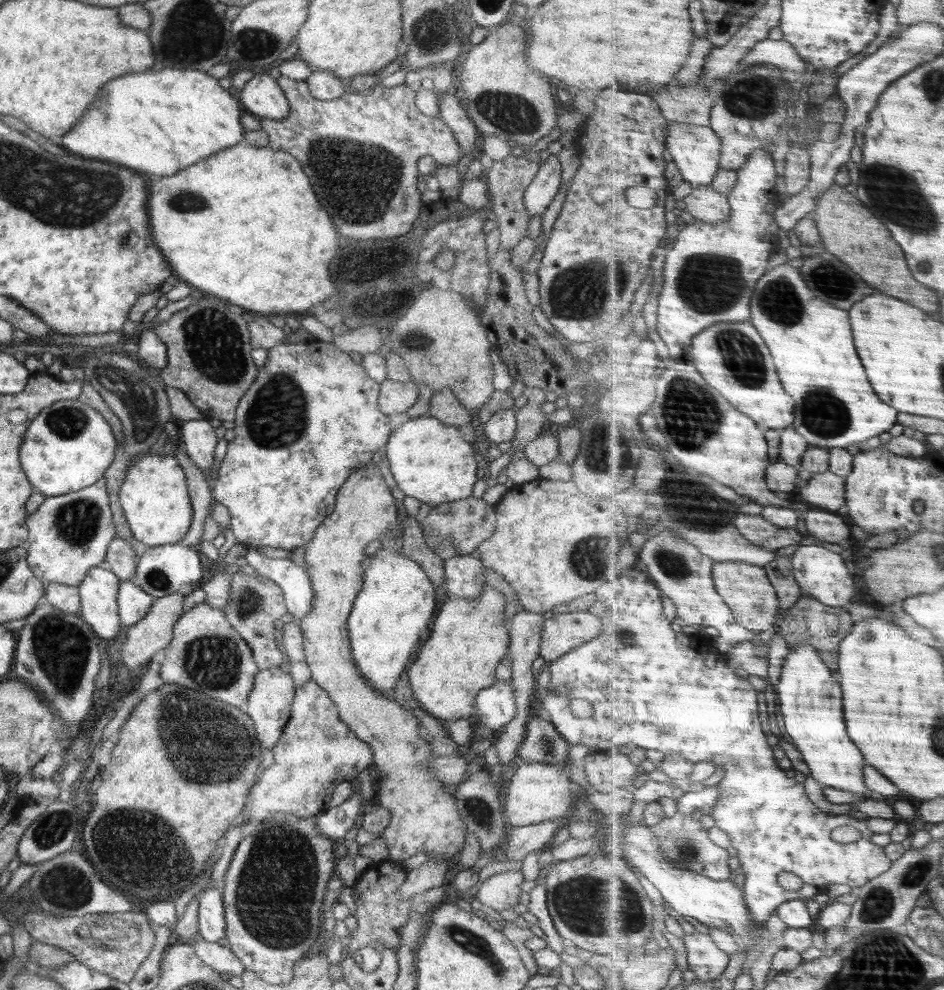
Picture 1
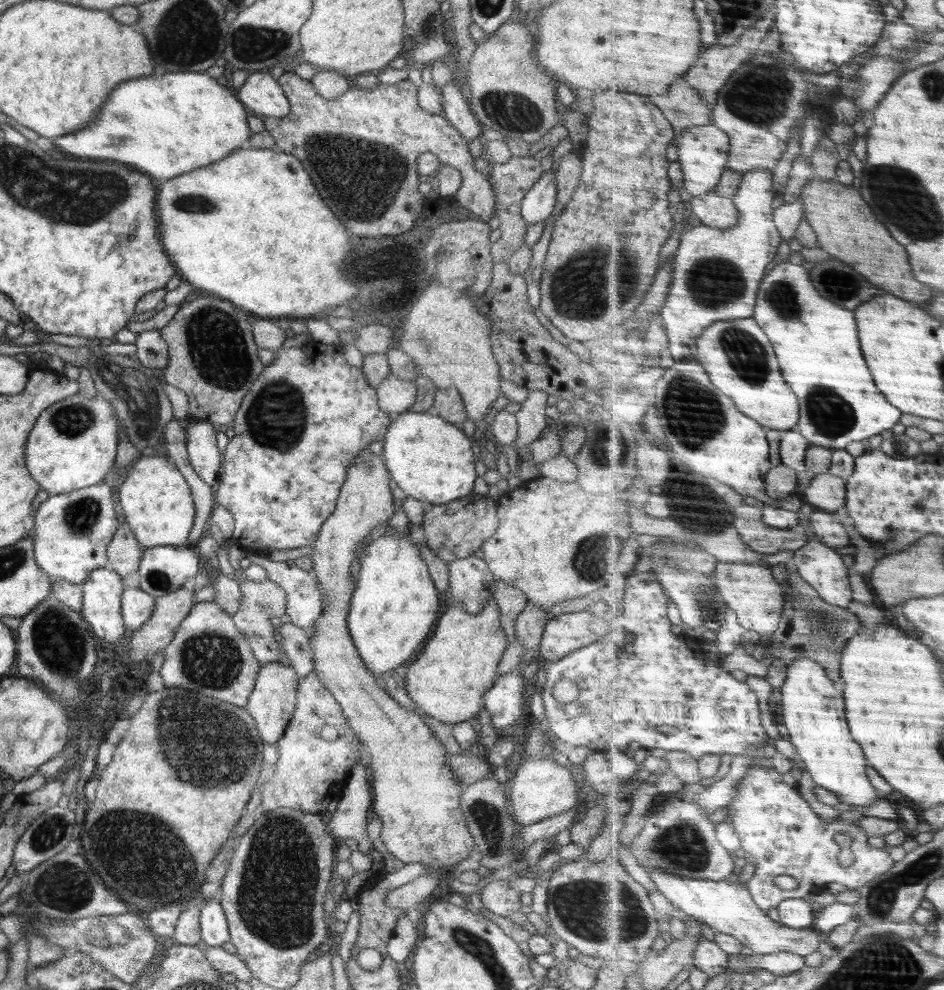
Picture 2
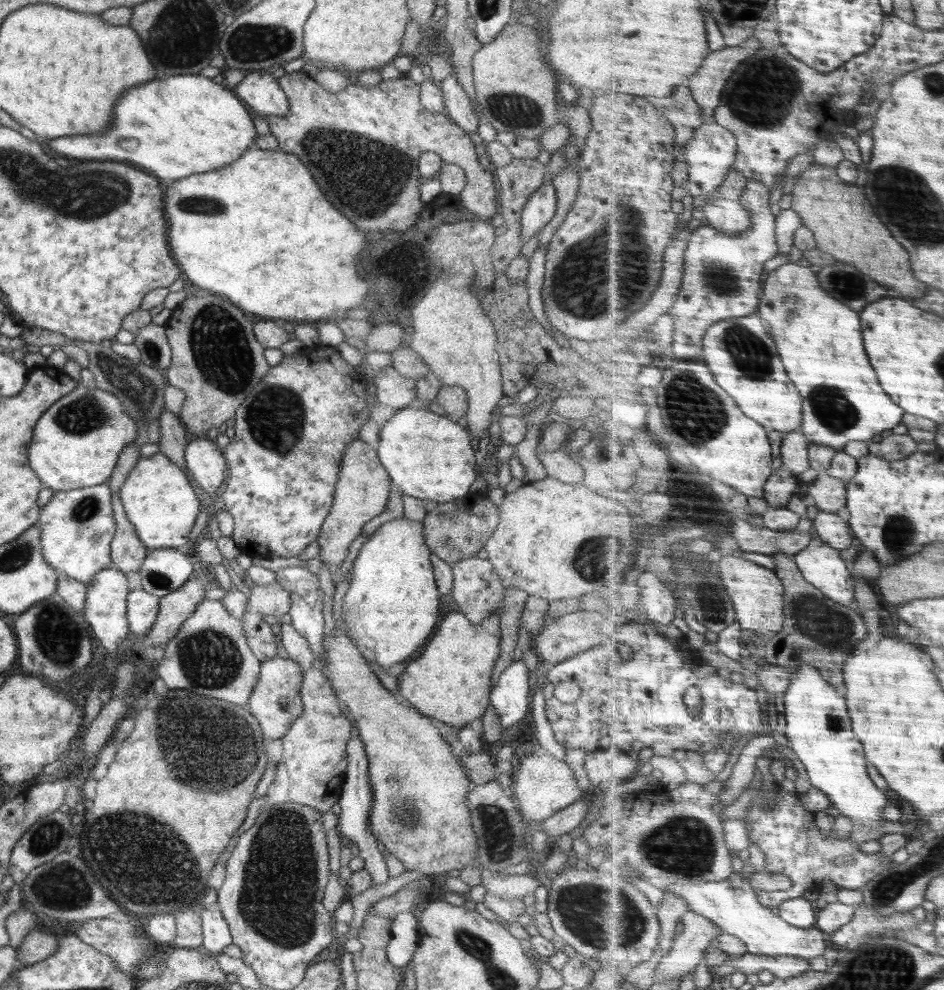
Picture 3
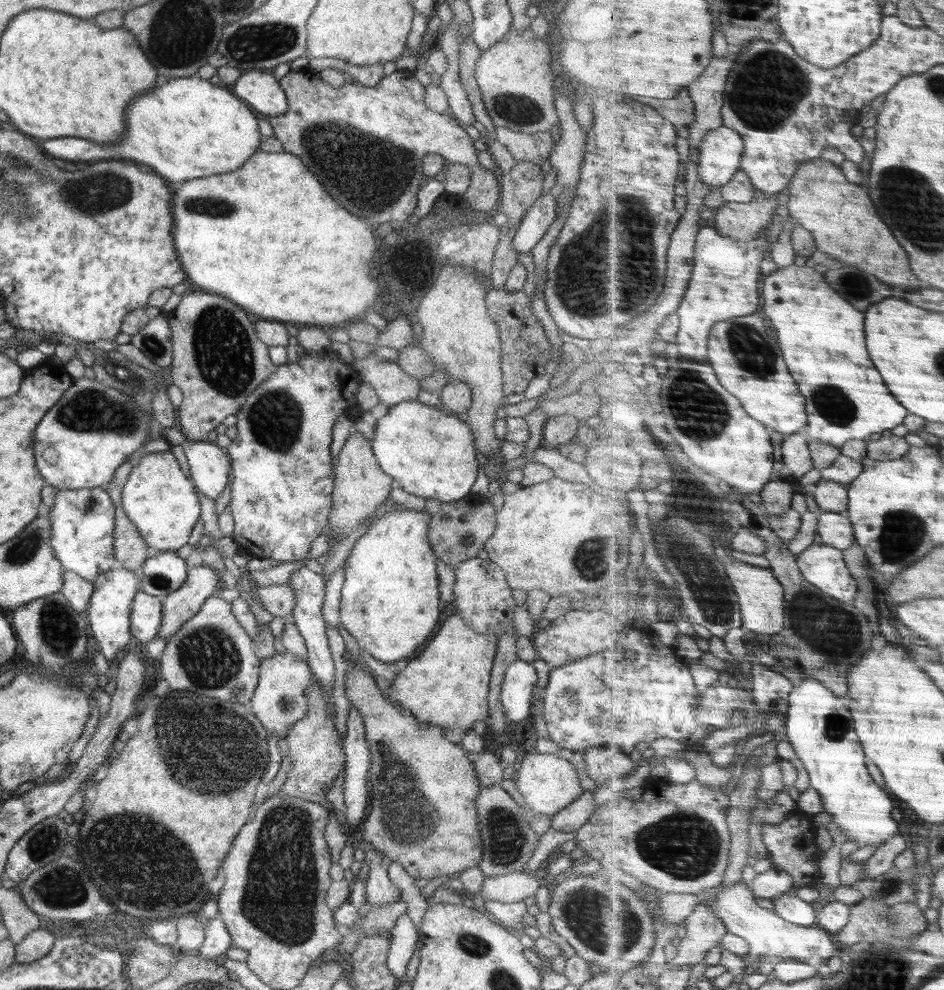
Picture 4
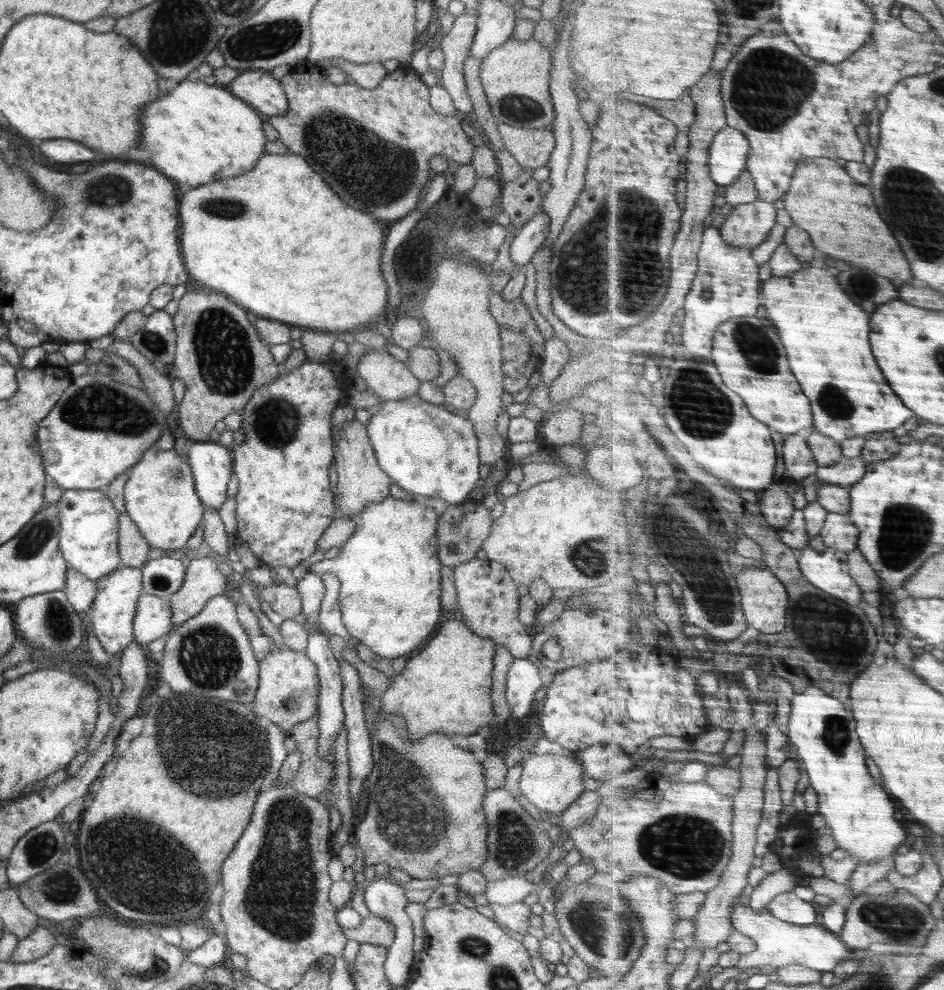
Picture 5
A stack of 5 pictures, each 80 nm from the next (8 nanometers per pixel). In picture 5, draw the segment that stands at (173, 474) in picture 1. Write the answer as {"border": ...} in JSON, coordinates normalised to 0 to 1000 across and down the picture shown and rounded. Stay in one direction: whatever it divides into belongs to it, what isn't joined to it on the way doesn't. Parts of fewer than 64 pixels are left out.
{"border":[[[157,453],[148,466],[137,475],[131,493],[132,517],[146,531],[149,540],[161,554],[190,557],[215,525],[217,514],[207,495],[198,463],[186,455]]]}

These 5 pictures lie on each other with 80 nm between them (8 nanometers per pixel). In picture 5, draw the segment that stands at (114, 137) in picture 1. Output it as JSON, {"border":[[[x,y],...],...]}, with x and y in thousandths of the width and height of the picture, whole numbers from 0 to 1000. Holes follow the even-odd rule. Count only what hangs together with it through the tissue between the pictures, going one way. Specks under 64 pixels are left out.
{"border":[[[213,80],[208,83],[193,81],[179,91],[176,97],[173,95],[169,101],[153,107],[148,149],[161,156],[159,168],[175,176],[191,192],[201,192],[226,182],[248,180],[267,172],[276,157],[282,154],[280,147],[283,141],[278,124],[271,111],[255,99],[248,97],[239,88],[221,87]],[[51,141],[42,145],[42,152],[39,157],[43,157],[48,162],[57,163],[59,166],[76,166],[87,164],[87,162],[97,162],[102,160],[102,154],[74,141]]]}

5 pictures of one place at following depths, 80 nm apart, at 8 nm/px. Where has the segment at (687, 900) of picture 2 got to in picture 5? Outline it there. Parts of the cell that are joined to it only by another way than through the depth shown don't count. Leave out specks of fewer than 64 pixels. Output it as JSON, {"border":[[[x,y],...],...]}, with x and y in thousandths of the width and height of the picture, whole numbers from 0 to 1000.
{"border":[[[784,908],[775,916],[775,931],[778,937],[794,947],[799,947],[803,953],[803,960],[794,964],[787,964],[783,978],[790,981],[796,978],[816,975],[821,978],[831,976],[850,975],[864,979],[871,983],[882,983],[888,975],[892,975],[900,969],[903,958],[890,947],[890,943],[877,939],[871,934],[845,934],[835,932],[833,929],[824,928],[818,924],[816,919],[799,920],[796,911],[786,913]]]}

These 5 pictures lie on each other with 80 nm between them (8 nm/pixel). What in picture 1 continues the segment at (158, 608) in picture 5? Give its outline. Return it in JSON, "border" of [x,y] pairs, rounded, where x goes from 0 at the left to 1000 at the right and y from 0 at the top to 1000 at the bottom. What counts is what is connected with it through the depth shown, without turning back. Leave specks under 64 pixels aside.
{"border":[[[140,588],[126,589],[124,609],[128,630],[137,633],[148,628],[162,611],[163,604]]]}

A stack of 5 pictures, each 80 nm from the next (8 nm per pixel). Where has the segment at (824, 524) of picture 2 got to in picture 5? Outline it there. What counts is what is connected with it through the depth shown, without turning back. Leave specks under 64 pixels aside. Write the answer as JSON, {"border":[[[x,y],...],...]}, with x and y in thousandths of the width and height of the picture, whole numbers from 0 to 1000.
{"border":[[[878,516],[878,520],[869,539],[877,553],[895,556],[897,559],[910,554],[912,535],[905,527],[901,518]]]}

